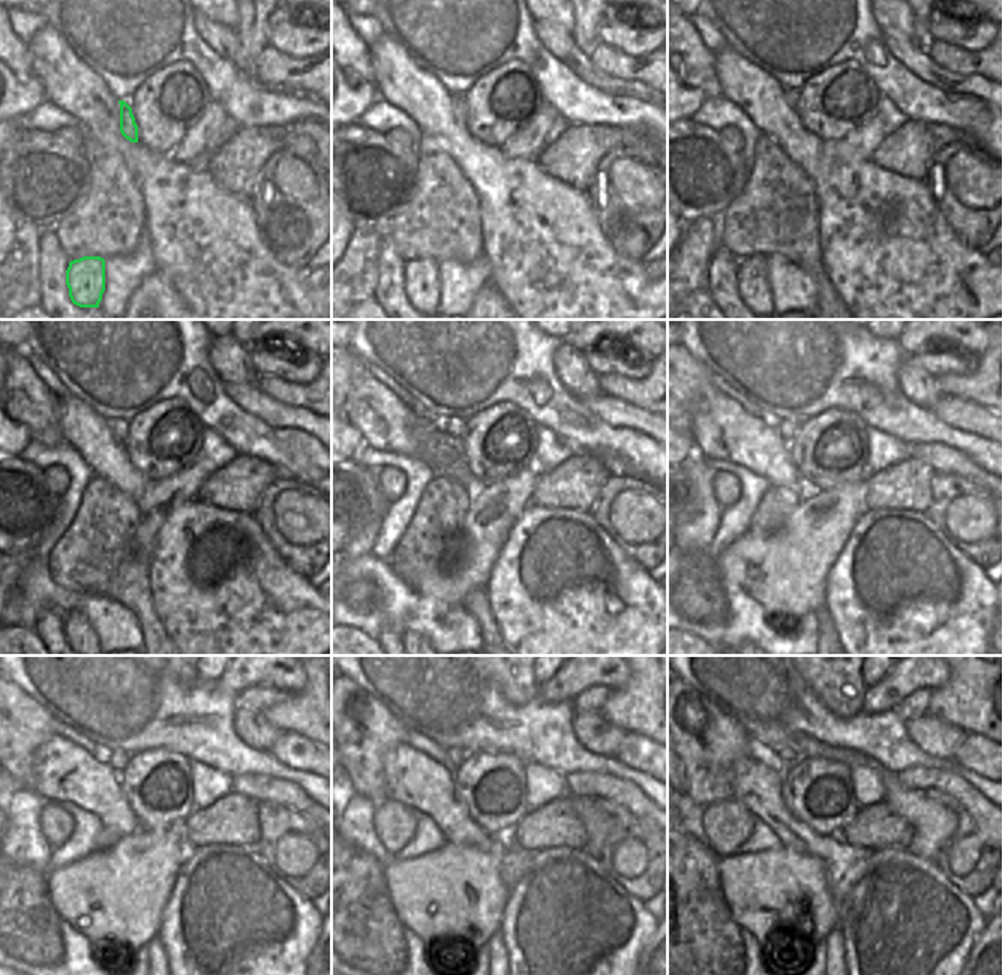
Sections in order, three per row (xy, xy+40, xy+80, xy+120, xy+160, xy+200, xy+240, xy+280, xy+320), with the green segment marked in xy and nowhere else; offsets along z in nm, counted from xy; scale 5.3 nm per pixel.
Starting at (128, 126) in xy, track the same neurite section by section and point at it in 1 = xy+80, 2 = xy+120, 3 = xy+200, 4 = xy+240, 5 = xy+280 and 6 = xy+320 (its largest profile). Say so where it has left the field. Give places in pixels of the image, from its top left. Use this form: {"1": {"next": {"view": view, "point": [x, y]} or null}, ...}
{"1": {"next": {"view": "xy+80", "point": [792, 95]}}, "2": {"next": {"view": "xy+120", "point": [119, 428]}}, "3": {"next": {"view": "xy+200", "point": [788, 428]}}, "4": {"next": {"view": "xy+240", "point": [119, 759]}}, "5": {"next": {"view": "xy+280", "point": [456, 756]}}, "6": {"next": {"view": "xy+320", "point": [791, 753]}}}

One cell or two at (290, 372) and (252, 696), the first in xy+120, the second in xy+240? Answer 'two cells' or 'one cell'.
one cell

